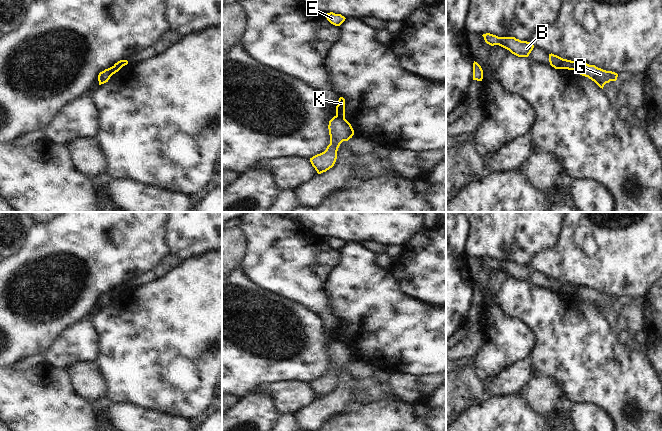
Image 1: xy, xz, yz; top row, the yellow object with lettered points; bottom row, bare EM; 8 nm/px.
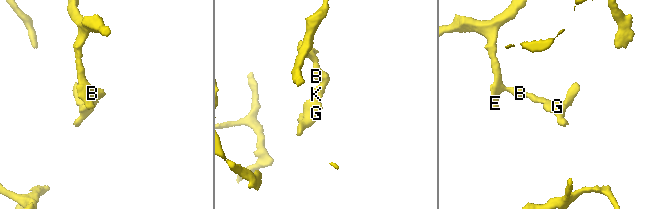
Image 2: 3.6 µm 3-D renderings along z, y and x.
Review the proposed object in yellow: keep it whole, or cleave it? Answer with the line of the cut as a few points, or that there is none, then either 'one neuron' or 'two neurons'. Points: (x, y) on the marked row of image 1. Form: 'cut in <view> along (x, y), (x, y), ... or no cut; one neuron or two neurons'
cut in xz along (336, 114), (344, 119); two neurons

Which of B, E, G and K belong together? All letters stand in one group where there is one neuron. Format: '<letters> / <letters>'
B E K / G

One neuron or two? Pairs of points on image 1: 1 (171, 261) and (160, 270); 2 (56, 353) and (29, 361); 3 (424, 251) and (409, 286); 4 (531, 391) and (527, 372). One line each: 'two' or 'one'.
1: one
2: two
3: one
4: two

